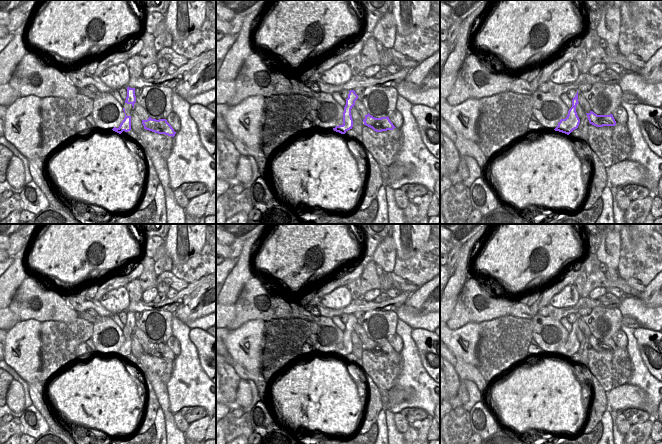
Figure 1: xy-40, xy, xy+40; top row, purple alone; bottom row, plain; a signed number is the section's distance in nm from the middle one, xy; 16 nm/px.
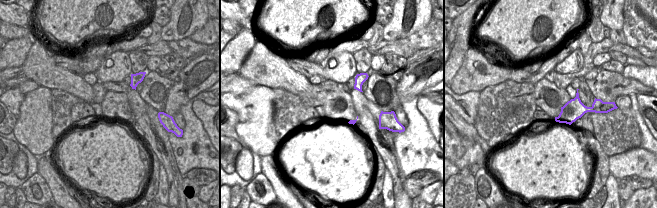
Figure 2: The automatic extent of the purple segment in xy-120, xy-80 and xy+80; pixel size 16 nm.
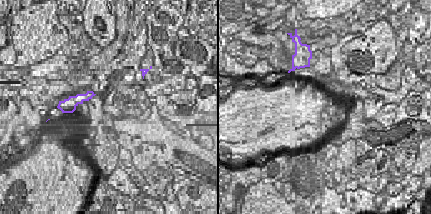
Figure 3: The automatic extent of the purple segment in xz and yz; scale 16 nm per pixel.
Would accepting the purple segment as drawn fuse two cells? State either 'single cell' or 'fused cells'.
single cell

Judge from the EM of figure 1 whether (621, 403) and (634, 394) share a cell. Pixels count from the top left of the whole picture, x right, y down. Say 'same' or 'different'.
same

